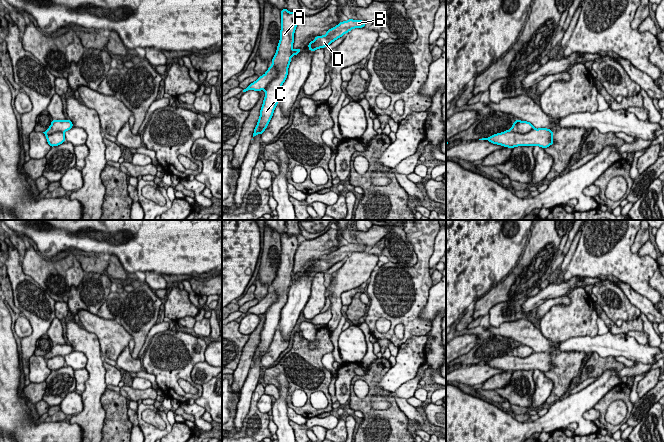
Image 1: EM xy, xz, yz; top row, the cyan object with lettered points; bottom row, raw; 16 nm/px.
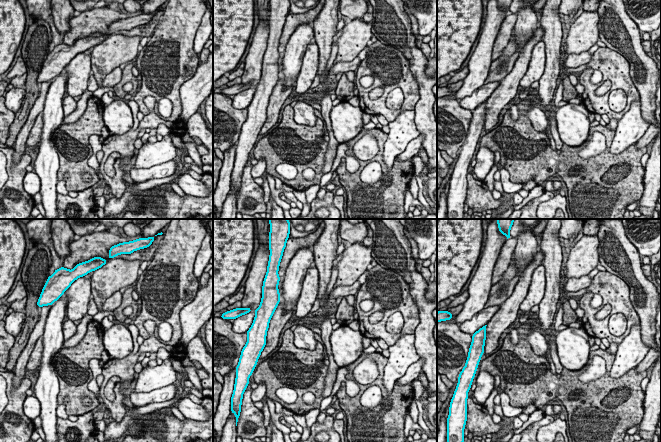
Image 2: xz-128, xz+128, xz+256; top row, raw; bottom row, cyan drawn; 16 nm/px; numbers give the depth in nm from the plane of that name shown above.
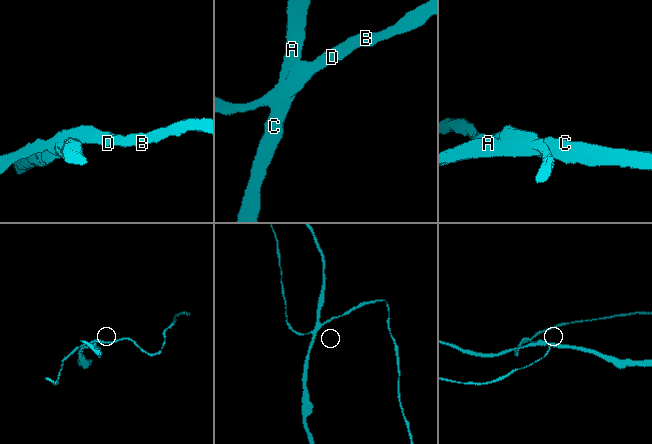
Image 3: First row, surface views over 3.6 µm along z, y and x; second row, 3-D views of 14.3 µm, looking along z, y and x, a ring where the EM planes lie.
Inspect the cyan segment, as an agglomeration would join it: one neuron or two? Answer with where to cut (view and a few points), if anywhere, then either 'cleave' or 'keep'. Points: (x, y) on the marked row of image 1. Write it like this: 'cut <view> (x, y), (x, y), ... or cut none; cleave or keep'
cut none; keep

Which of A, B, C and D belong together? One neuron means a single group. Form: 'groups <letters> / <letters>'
groups A B C D

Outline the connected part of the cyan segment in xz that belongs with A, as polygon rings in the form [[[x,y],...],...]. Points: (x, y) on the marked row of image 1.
[[[286,8],[281,11],[280,41],[272,65],[266,73],[251,83],[243,92],[248,90],[265,91],[265,98],[260,111],[260,117],[255,127],[253,137],[262,134],[267,128],[276,105],[278,104],[281,86],[288,74],[291,57],[297,55],[301,48],[293,50],[294,32],[298,23],[296,12],[289,12]]]

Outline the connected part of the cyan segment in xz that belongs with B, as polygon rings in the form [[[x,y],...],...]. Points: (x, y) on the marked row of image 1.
[[[352,20],[340,22],[337,26],[331,28],[327,31],[324,36],[317,36],[315,39],[308,44],[310,51],[315,51],[316,49],[327,47],[336,39],[342,37],[345,33],[348,33],[350,30],[354,28],[362,28],[366,27],[366,21],[361,20]]]

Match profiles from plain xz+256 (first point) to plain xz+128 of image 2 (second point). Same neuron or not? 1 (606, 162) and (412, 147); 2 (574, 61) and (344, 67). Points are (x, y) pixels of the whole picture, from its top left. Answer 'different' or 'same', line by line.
1: different
2: same

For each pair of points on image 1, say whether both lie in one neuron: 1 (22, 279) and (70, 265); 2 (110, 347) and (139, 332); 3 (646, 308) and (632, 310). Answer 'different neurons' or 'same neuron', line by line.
1: different neurons
2: different neurons
3: different neurons

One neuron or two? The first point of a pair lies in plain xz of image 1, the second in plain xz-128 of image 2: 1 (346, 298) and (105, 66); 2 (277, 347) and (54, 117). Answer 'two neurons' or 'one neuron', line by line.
1: two neurons
2: two neurons

